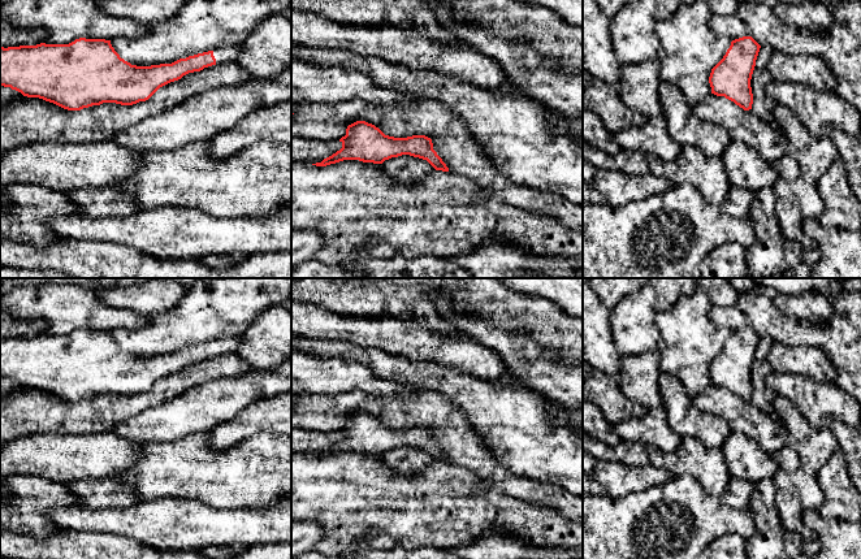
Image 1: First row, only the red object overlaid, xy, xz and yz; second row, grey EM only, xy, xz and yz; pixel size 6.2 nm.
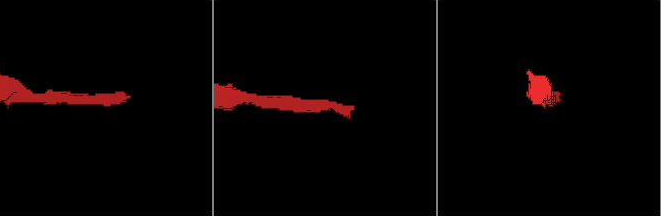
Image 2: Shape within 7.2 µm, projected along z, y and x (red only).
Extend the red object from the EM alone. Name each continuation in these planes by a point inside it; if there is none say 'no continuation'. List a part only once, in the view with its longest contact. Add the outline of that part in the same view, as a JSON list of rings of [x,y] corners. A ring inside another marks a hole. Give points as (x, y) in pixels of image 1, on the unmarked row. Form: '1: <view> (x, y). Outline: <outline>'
1: xy (228, 345). Outline: [[[225,337],[213,342],[216,355],[232,354],[237,350],[238,344],[239,337]]]

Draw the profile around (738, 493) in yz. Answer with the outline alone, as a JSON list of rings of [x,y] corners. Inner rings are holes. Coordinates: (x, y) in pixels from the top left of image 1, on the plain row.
[[[731,477],[726,491],[721,495],[721,499],[734,508],[744,510],[748,508],[753,491],[753,482]]]

